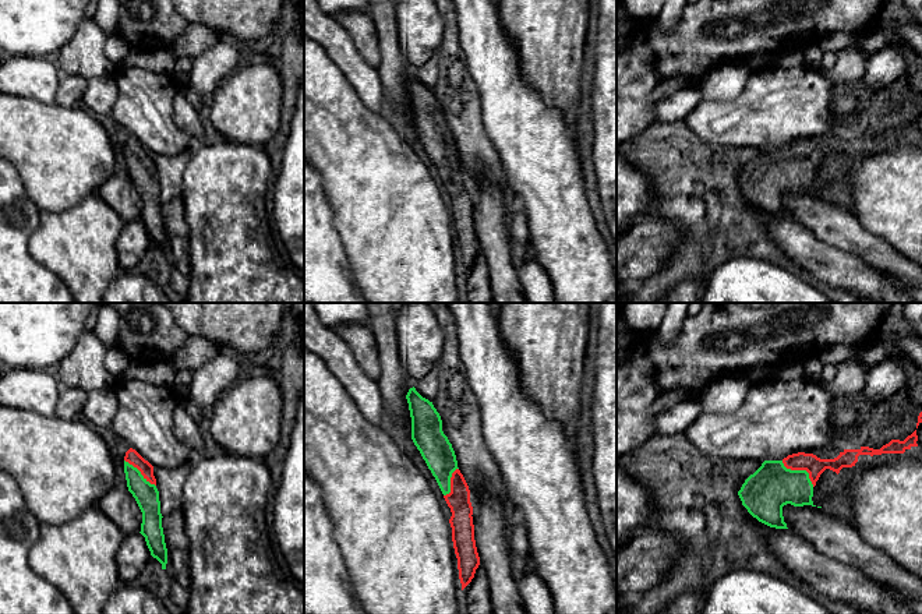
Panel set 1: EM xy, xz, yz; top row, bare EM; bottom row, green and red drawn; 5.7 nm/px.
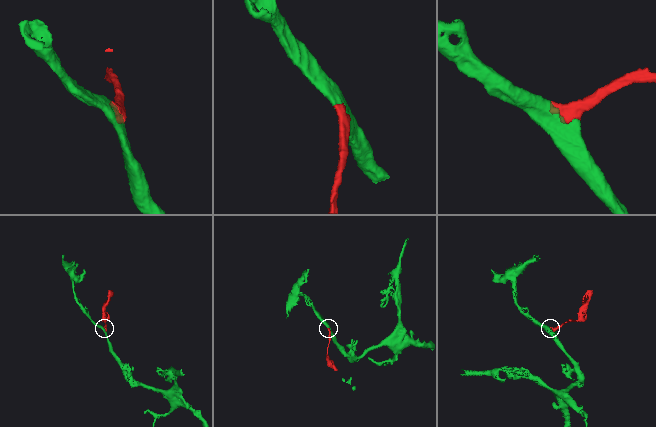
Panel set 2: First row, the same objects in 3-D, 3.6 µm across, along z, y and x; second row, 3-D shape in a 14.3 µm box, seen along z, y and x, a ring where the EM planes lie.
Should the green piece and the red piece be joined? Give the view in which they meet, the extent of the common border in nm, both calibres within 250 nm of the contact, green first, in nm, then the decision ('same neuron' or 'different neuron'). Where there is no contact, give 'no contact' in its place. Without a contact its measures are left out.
yz | 240 nm | 260/110 nm | same neuron

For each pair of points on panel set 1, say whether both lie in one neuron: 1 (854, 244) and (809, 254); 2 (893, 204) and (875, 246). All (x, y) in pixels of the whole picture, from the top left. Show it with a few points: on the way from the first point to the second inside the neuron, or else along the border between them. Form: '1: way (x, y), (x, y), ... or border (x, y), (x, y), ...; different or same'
1: border (811, 230), (820, 240), (850, 251), (868, 263); different
2: border (854, 215), (866, 229), (886, 239), (905, 256); different

